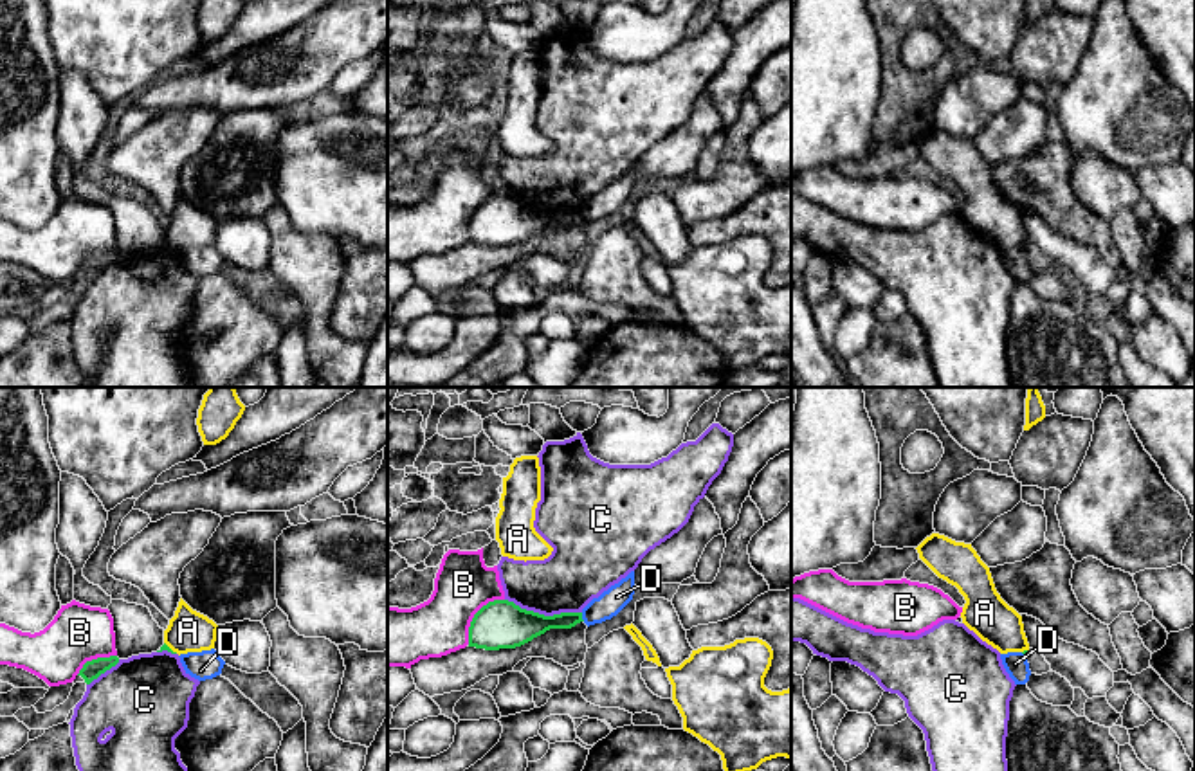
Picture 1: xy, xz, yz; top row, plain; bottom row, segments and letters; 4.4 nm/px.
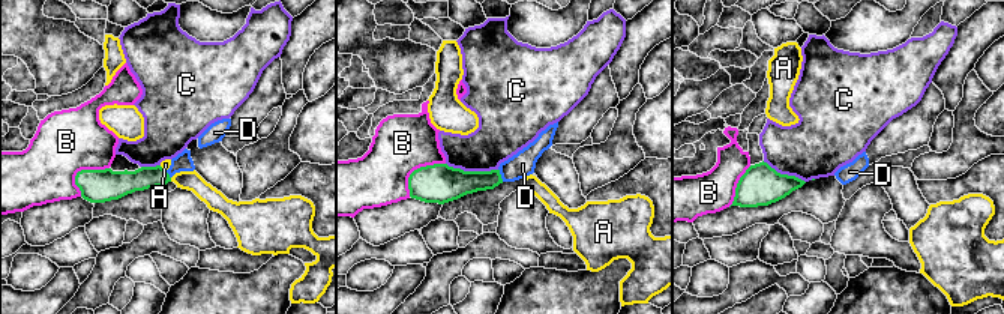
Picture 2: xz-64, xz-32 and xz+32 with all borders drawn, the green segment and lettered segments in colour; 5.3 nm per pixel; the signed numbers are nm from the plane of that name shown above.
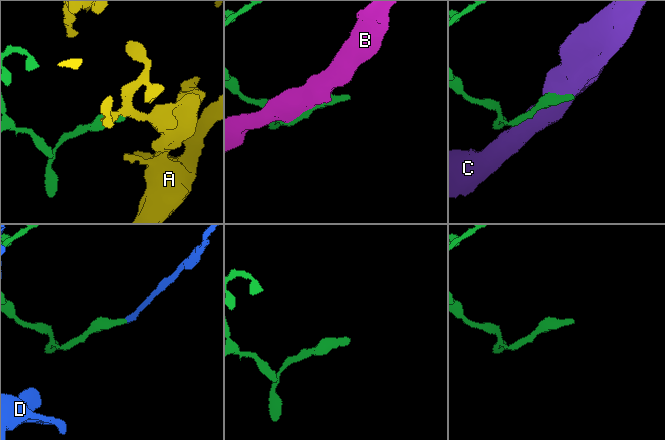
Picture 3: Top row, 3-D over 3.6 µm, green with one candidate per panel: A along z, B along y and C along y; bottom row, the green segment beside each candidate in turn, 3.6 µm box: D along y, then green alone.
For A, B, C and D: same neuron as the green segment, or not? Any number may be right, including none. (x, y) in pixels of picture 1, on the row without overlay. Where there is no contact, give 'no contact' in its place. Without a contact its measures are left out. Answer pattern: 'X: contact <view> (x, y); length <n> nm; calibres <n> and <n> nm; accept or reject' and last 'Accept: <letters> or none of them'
A: contact xy (170, 245); length 80 nm; calibres 30 and 190 nm; reject
B: contact xz (474, 211); length 260 nm; calibres 220 and 260 nm; reject
C: contact xz (543, 211); length 360 nm; calibres 220 and 280 nm; reject
D: contact xz (581, 213); length 40 nm; calibres 130 and 110 nm; reject
Accept: none of them

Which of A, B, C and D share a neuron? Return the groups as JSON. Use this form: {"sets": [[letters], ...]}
{"sets": [["A"], ["B"], ["C"], ["D"]]}

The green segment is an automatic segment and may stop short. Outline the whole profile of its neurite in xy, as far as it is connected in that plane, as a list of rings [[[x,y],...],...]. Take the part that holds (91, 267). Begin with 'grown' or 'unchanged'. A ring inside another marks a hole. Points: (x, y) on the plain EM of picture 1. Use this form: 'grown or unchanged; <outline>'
unchanged; [[[117,252],[97,254],[97,256],[87,258],[78,272],[81,272],[85,279],[90,281],[94,276],[97,276],[101,270],[105,270],[117,259],[119,259]]]

